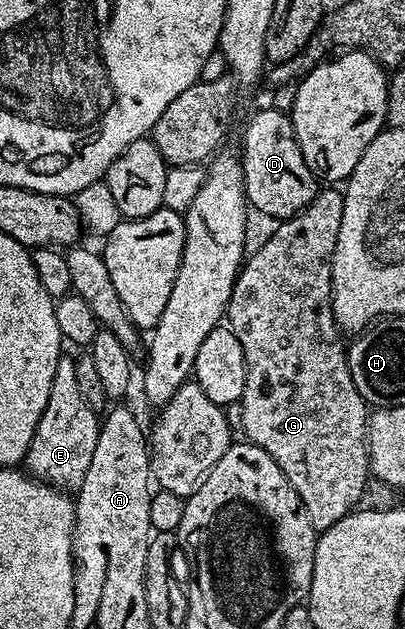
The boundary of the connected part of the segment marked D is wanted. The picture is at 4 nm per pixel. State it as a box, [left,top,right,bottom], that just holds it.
[241,108,316,220]

